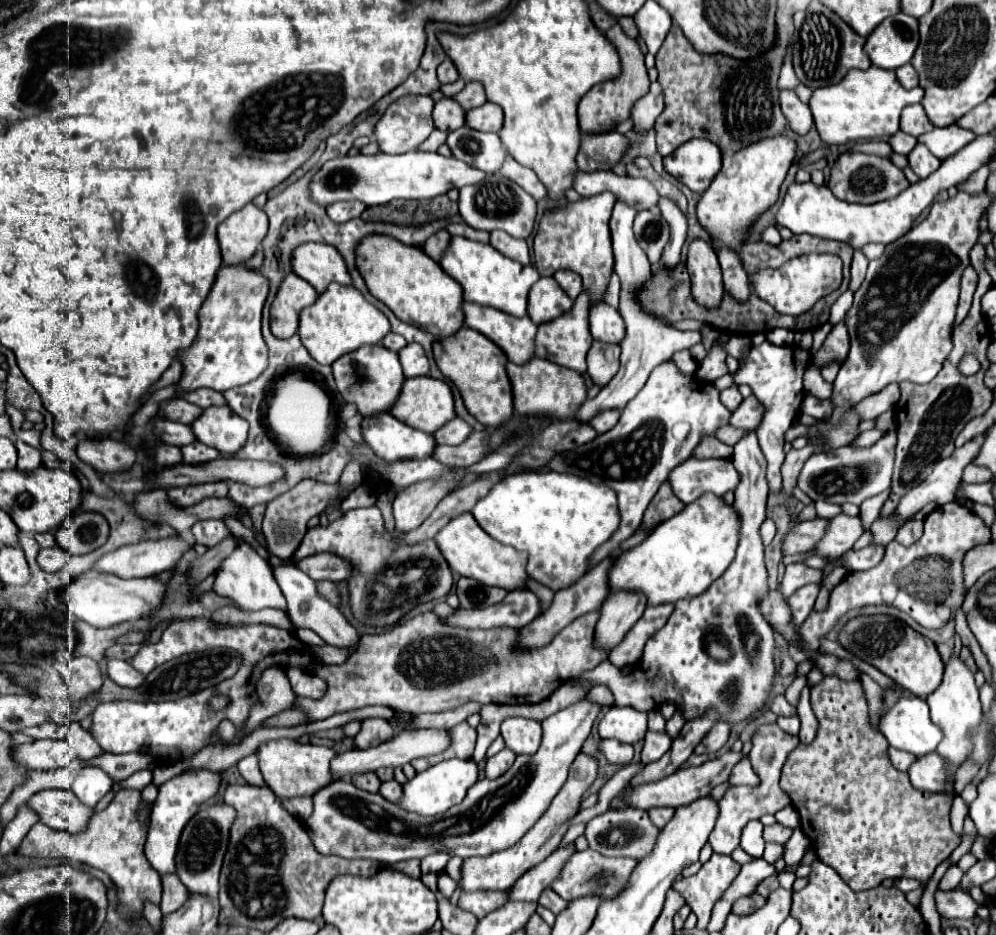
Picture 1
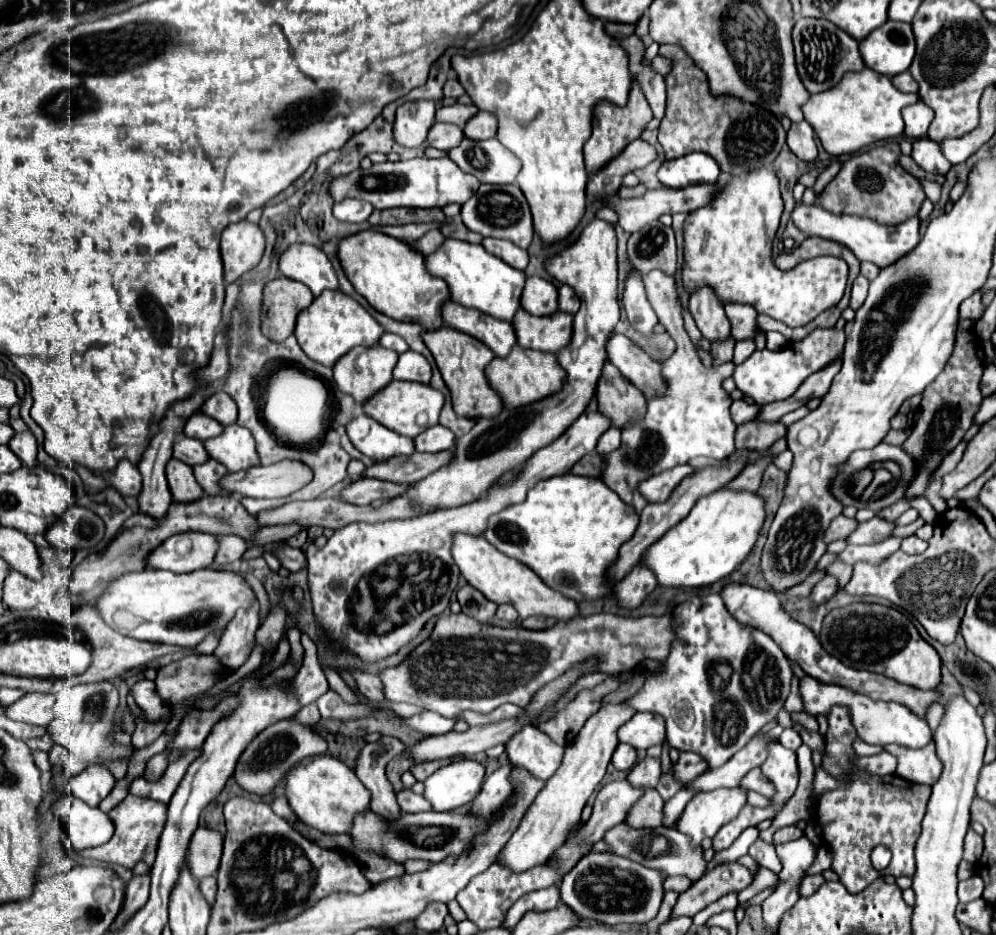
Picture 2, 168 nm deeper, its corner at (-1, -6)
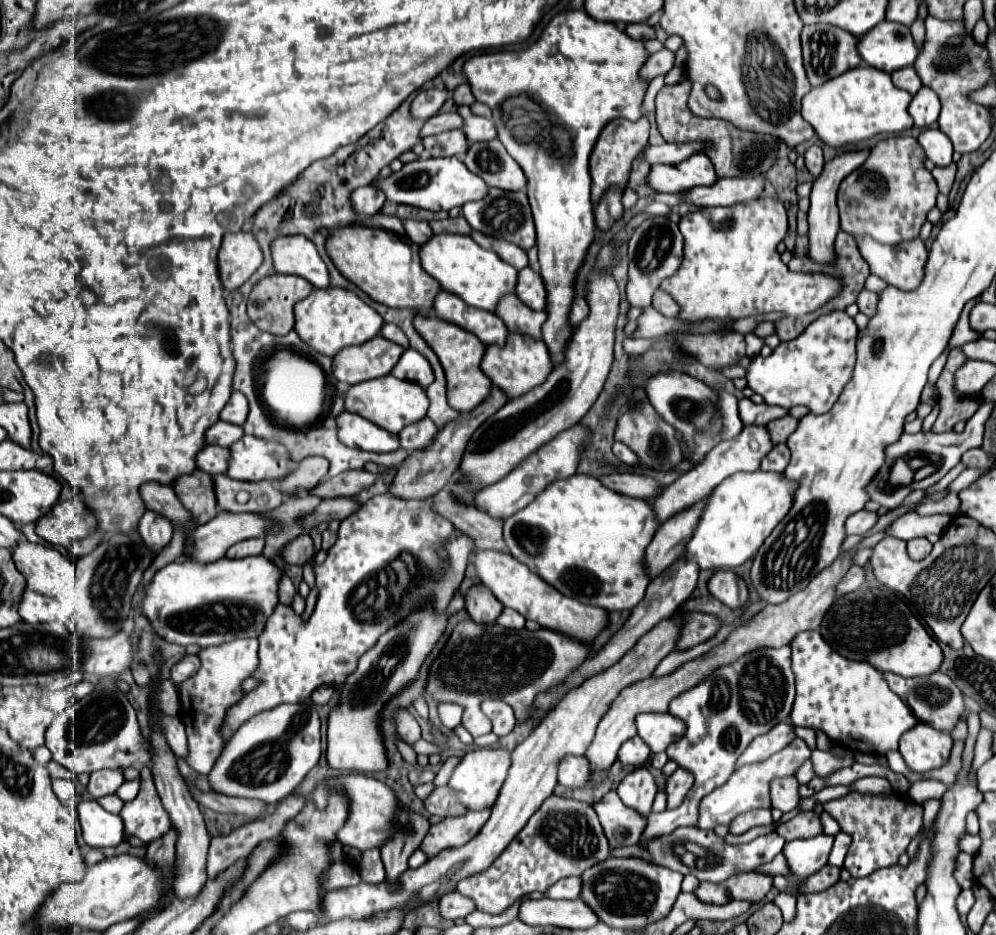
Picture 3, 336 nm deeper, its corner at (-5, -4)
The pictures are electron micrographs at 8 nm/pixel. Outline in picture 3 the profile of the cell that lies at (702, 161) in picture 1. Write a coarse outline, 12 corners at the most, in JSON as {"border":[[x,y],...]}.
{"border":[[705,154],[647,174],[655,192],[685,192],[717,180]]}

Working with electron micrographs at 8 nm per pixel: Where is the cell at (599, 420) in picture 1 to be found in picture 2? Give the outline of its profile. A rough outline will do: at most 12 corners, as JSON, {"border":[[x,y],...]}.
{"border":[[611,426],[597,442],[599,454],[621,444],[621,430]]}

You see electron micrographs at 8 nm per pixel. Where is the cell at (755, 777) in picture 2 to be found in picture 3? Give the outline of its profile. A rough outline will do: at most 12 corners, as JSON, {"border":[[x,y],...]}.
{"border":[[797,778],[771,782],[773,808],[789,812],[799,804]]}

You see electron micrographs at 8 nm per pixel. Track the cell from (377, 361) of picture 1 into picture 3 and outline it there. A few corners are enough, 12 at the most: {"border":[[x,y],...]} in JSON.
{"border":[[379,334],[333,356],[347,384],[385,376],[403,352]]}

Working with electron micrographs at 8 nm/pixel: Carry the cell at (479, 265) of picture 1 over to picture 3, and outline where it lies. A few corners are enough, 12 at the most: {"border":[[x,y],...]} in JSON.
{"border":[[433,236],[425,272],[473,308],[493,312],[517,270],[471,236]]}

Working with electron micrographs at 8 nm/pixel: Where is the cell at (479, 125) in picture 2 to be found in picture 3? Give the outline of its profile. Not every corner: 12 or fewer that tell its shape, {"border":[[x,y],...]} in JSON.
{"border":[[467,106],[457,112],[469,142],[497,136],[491,120],[475,116]]}

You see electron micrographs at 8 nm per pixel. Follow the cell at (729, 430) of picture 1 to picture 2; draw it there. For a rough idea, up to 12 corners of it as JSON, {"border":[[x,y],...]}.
{"border":[[781,422],[737,426],[737,450],[767,450],[785,436]]}

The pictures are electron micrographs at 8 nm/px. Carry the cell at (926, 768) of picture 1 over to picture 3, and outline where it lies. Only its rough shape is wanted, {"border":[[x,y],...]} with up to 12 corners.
{"border":[[919,722],[899,740],[899,752],[915,772],[949,760],[949,734]]}

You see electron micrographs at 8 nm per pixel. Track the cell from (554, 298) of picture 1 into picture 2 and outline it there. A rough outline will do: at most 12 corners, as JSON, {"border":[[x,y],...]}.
{"border":[[527,278],[521,308],[533,316],[559,310],[557,288],[539,278]]}

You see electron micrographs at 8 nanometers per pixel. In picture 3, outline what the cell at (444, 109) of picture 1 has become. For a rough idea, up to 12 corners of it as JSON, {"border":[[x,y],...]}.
{"border":[[461,130],[423,138],[433,158],[467,154],[469,142]]}

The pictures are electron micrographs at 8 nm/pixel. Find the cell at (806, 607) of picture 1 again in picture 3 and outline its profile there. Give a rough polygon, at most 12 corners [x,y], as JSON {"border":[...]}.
{"border":[[853,566],[837,586],[837,596],[861,588],[865,568]]}

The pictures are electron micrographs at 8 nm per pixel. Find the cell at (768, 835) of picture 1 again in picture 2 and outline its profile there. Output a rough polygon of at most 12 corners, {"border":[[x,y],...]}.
{"border":[[785,826],[775,832],[775,844],[797,840],[803,830]]}

